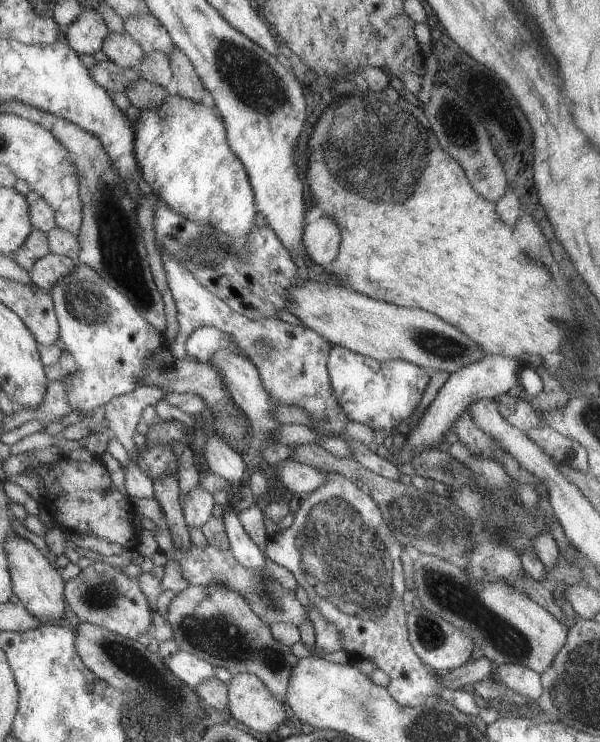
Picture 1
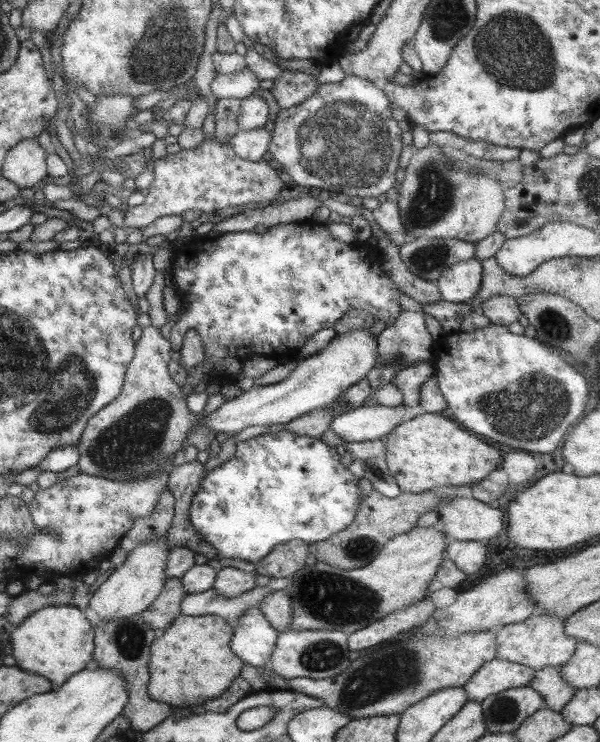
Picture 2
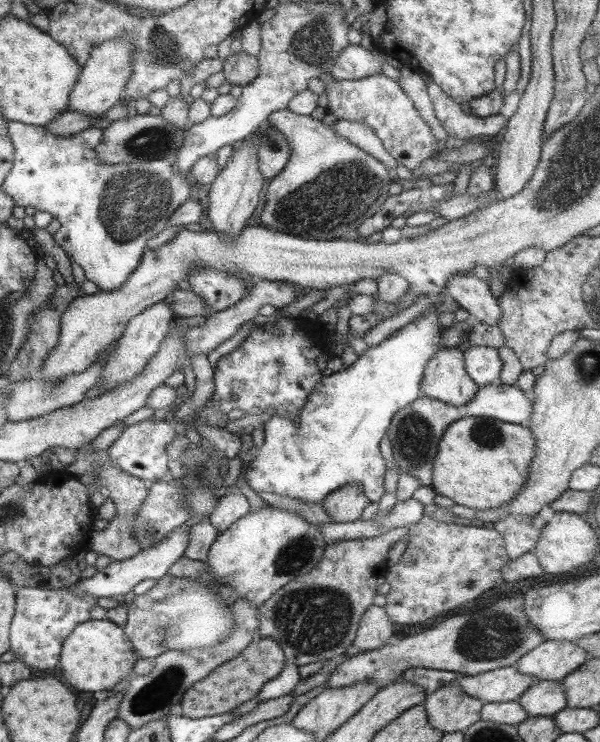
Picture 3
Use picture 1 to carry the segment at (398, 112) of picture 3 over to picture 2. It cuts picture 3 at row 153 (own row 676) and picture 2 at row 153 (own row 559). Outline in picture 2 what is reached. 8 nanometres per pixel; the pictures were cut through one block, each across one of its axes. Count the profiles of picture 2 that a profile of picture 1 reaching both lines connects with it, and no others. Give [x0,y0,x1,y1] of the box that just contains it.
[267,75,404,199]

